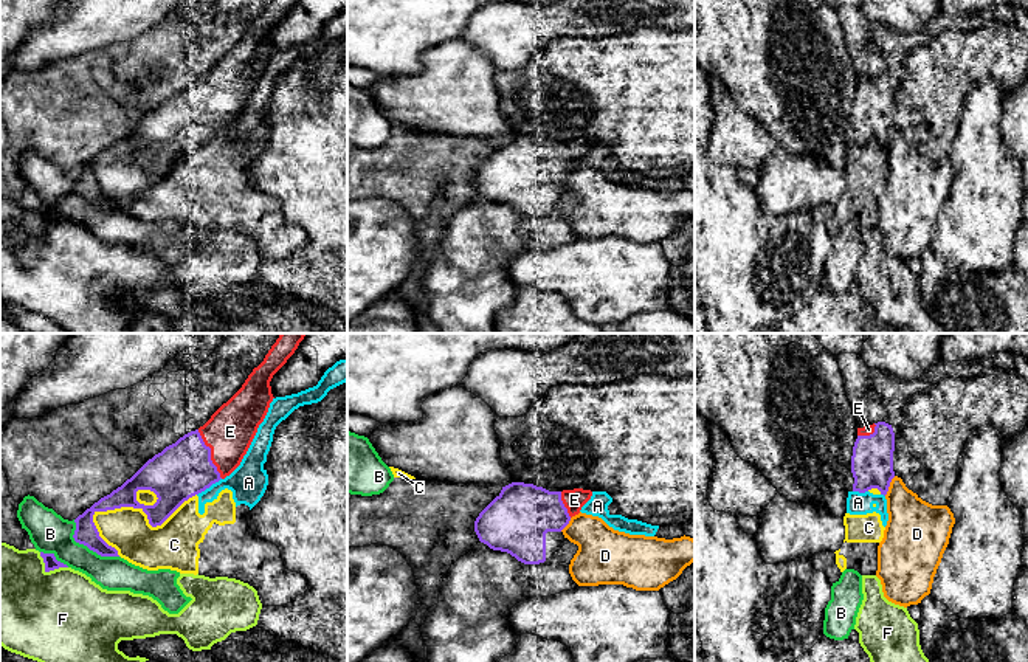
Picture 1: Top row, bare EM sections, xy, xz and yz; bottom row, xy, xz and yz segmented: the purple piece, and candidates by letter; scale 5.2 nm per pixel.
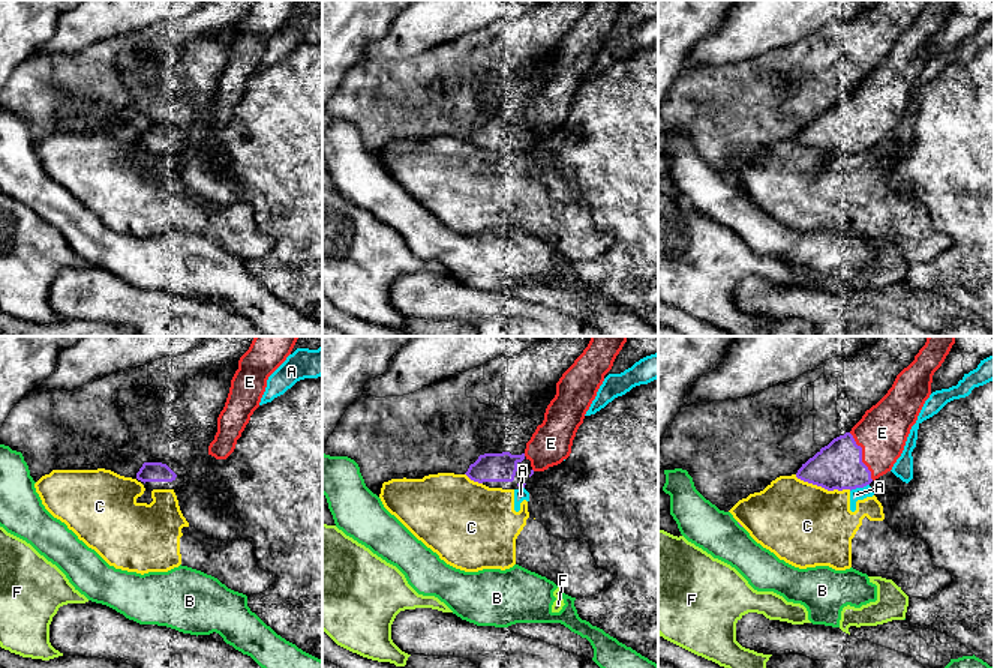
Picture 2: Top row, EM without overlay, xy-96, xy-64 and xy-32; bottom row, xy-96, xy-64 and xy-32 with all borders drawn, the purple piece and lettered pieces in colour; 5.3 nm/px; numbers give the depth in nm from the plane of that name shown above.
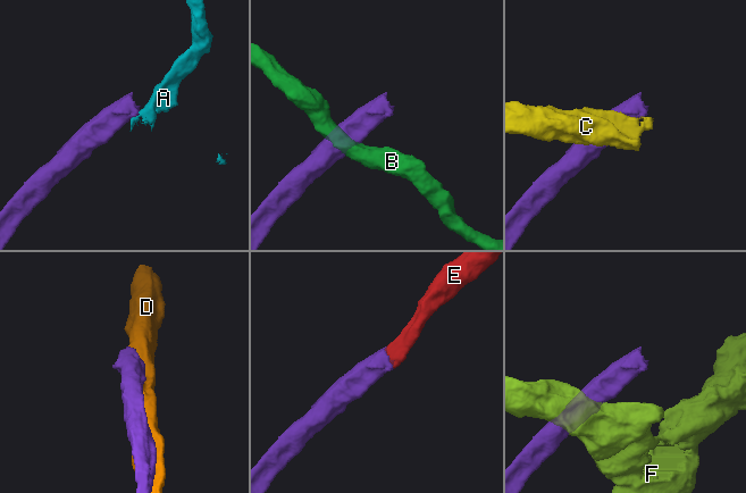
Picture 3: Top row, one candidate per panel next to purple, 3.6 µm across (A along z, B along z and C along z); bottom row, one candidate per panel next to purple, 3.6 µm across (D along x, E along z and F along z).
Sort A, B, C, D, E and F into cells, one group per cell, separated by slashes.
A C / B / D / E / F

